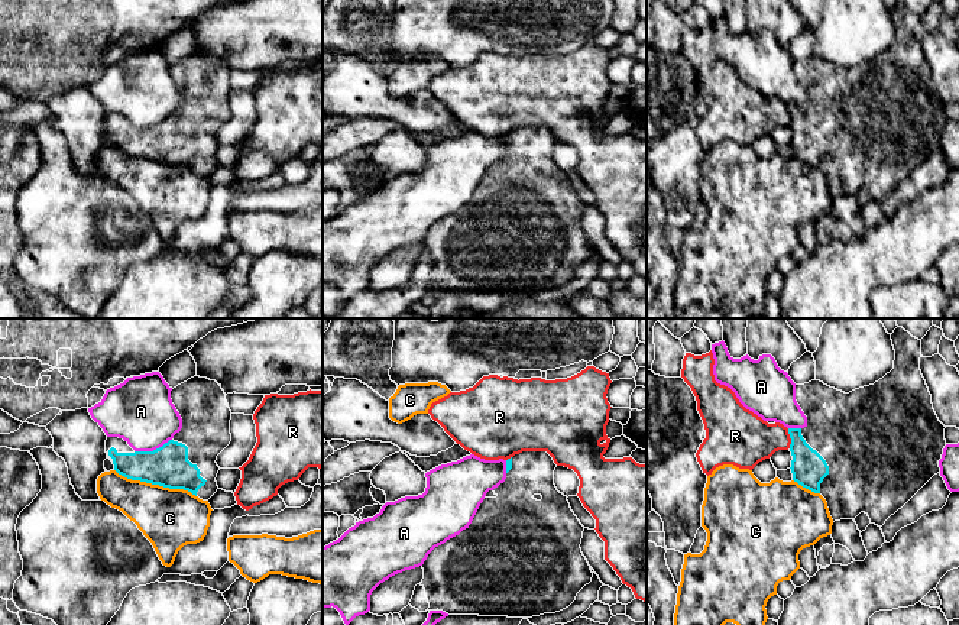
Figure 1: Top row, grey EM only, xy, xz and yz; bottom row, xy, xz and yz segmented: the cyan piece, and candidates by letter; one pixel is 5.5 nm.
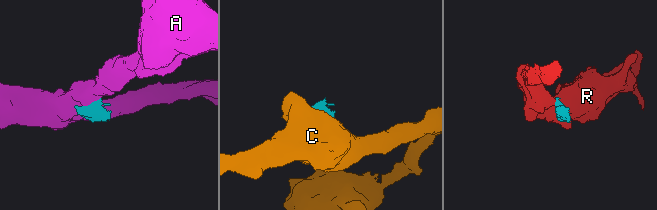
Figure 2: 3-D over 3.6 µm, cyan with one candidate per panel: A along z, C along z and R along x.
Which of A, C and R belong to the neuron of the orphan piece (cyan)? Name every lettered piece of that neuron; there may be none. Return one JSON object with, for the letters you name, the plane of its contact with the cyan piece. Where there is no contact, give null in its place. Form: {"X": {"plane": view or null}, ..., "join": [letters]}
{"join": []}

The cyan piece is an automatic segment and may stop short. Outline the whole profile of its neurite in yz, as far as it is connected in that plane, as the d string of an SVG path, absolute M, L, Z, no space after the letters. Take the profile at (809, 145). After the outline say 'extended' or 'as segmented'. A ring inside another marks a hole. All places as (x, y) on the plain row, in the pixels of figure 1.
M903 3L894 6L891 16L894 45L874 61L849 69L816 55L796 61L796 77L807 93L807 101L788 104L793 156L826 175L833 198L855 195L865 188L871 200L882 203L940 149L946 103L933 85L920 46L921 16Z; extended

